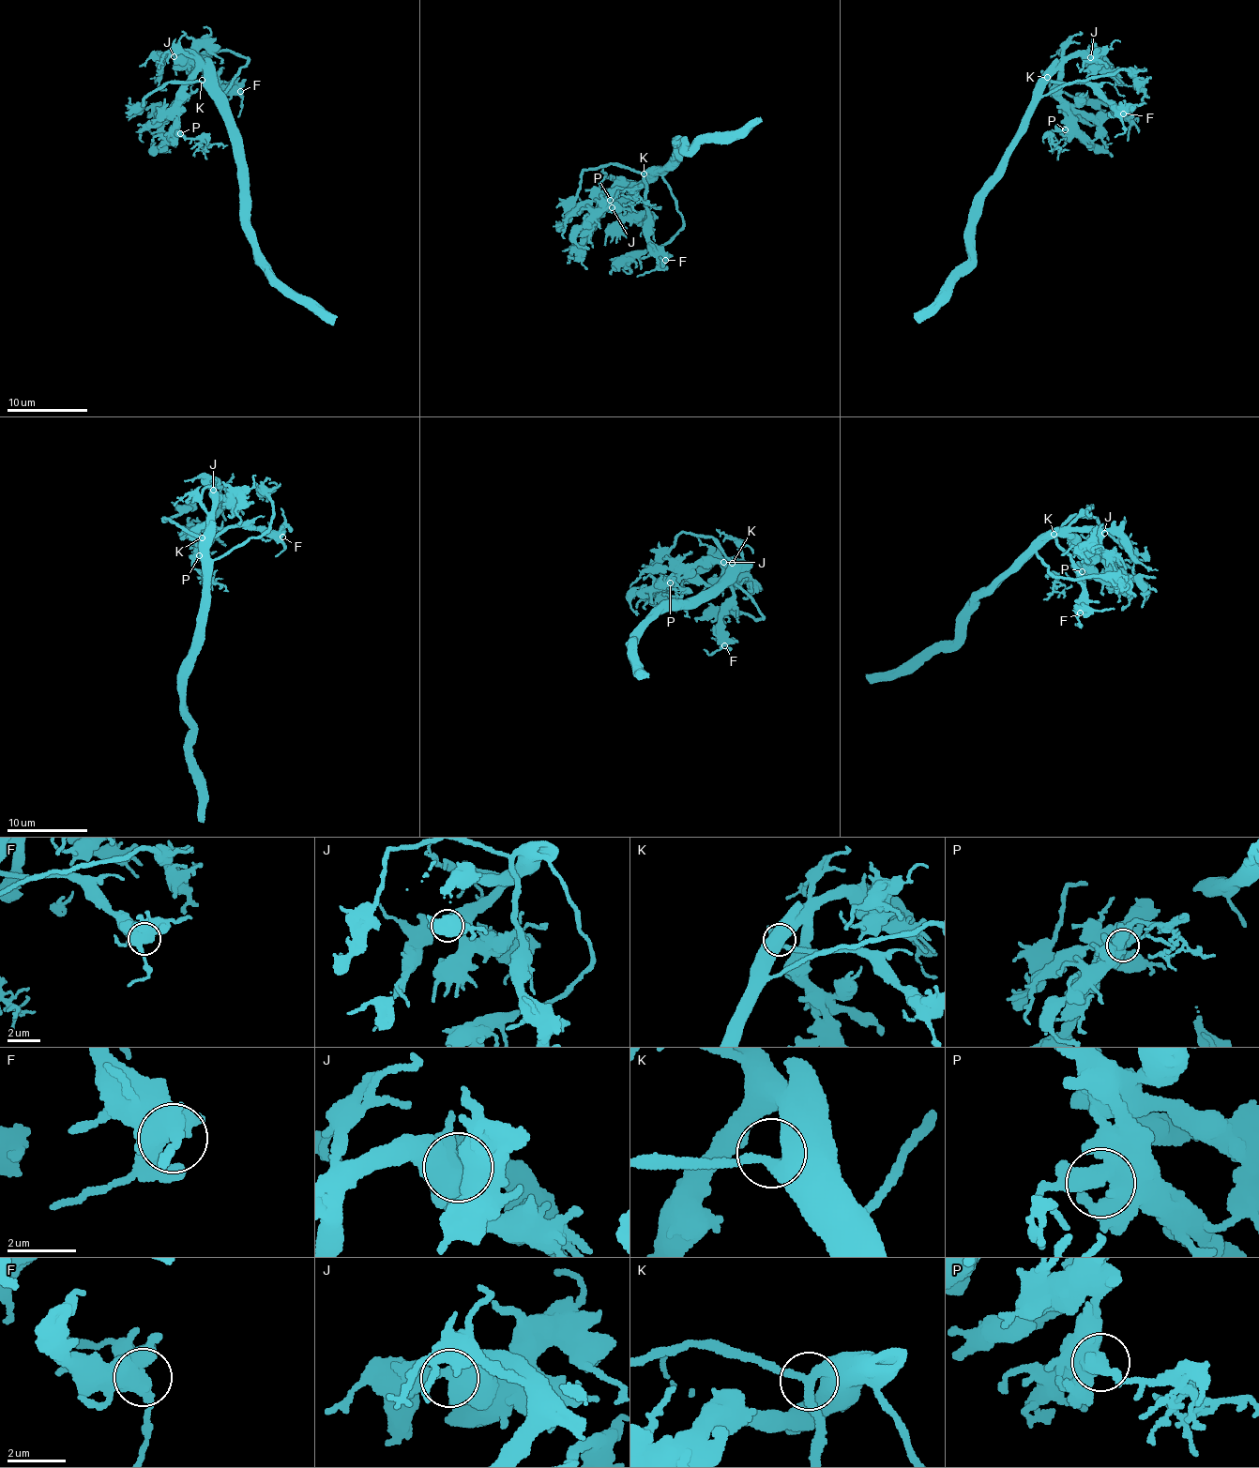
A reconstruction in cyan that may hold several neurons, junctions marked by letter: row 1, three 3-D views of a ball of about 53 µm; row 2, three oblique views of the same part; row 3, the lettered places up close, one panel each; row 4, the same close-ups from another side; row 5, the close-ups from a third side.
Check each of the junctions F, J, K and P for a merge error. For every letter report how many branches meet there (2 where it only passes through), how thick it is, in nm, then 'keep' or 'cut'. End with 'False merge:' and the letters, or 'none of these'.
F: branches 4; calibre 600 nm; keep
J: branches 3; calibre 480 nm; keep
K: branches 3; calibre 320 nm; keep
P: branches 3; calibre 500 nm; keep
False merge: none of these

